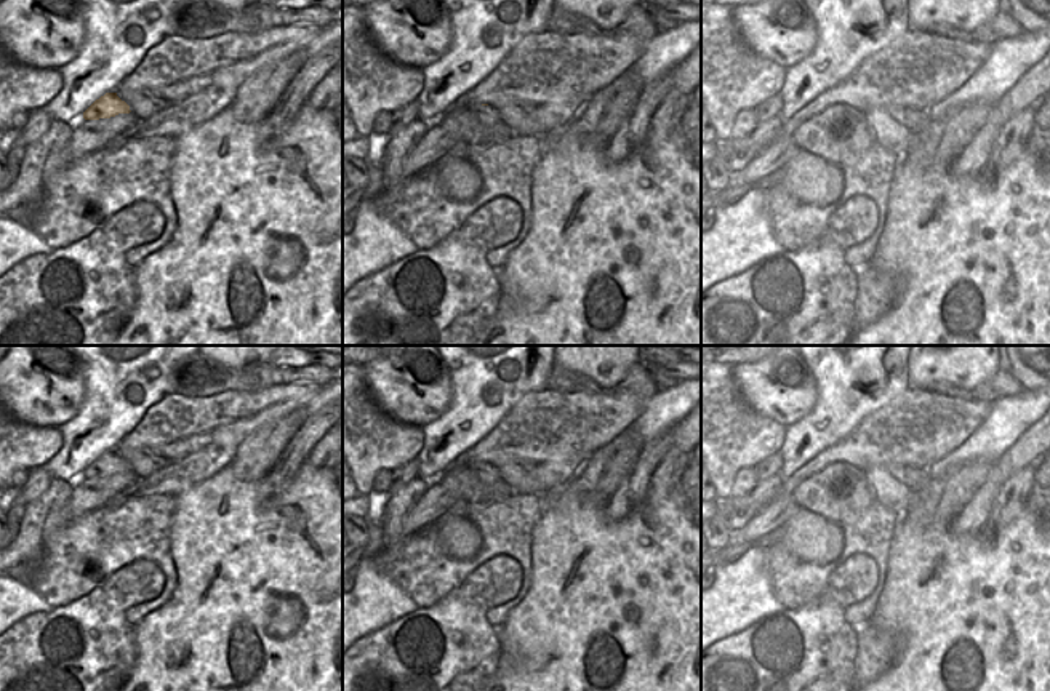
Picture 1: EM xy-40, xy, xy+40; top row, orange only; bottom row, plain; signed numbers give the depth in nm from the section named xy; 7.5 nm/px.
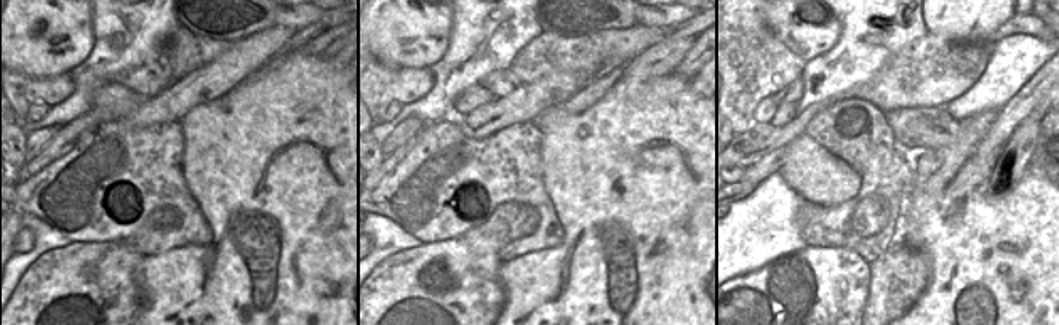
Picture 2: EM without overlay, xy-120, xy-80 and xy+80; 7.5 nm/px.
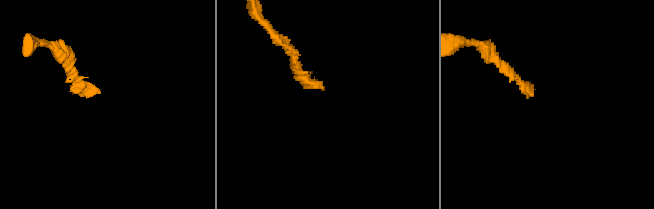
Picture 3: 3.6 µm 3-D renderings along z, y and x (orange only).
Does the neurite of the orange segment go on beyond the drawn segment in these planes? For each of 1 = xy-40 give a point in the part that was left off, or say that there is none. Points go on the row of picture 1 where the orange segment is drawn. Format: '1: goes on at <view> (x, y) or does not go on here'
1: does not go on here

